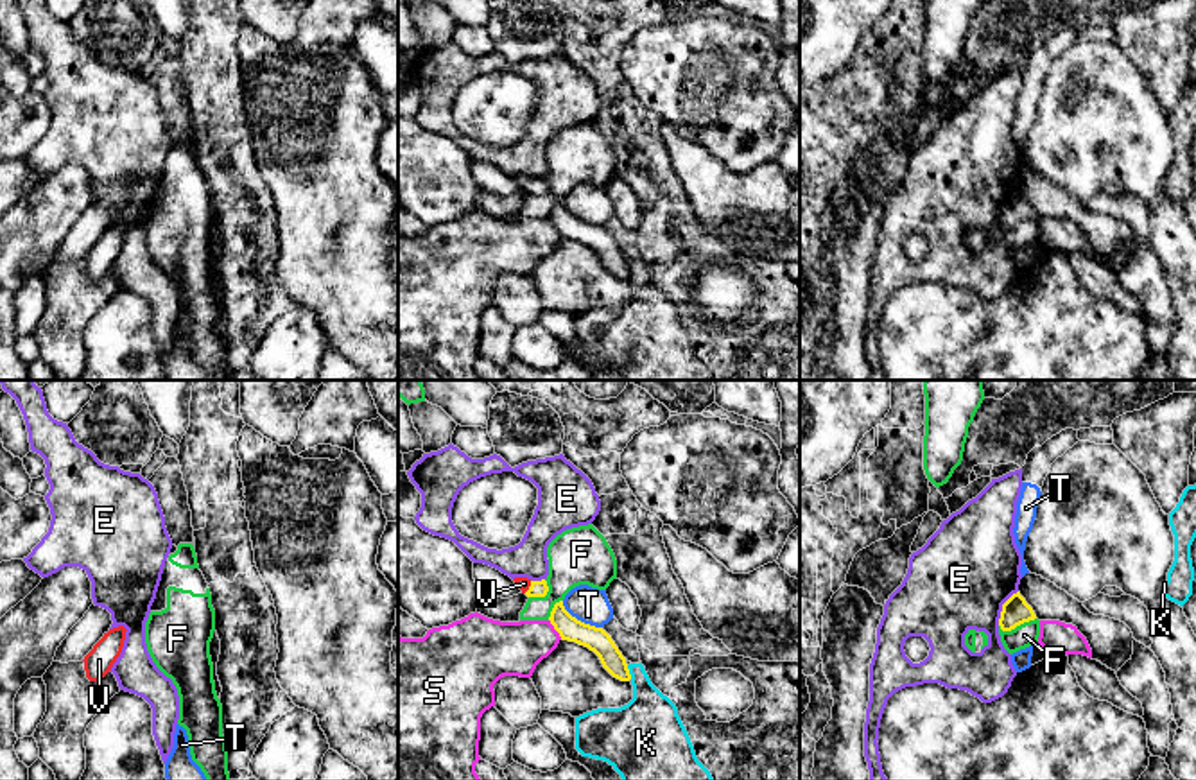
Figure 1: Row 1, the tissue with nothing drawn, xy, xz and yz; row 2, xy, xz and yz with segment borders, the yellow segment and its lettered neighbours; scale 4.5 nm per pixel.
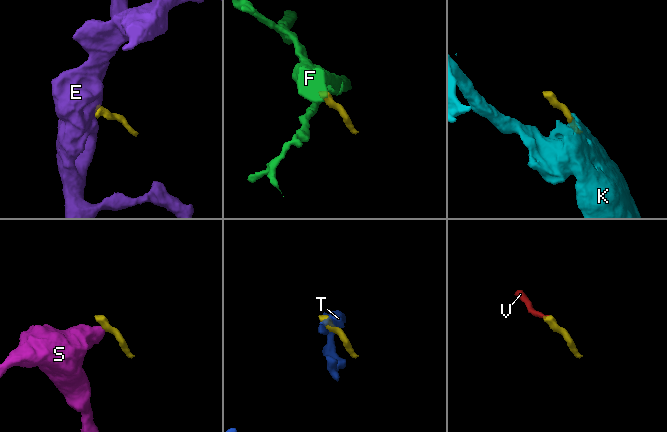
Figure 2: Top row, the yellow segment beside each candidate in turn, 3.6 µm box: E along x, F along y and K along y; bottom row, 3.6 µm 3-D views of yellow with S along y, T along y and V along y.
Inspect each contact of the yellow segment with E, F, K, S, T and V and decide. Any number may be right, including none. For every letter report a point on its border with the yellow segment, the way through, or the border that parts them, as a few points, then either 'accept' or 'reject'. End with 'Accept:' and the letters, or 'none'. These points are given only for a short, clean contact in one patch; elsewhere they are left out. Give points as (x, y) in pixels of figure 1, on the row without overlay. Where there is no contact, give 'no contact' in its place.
E: contact yz (1003, 207); border yz (1017, 189), (1003, 203), (997, 223); reject
F: contact yz (1017, 223); border yz (1035, 216), (1010, 228), (999, 226); reject
K: contact xz (628, 271); border xz (626, 264), (632, 277); reject
S: contact xz (554, 226); border xz (549, 217), (562, 237); reject
T: contact xz (580, 219); border xz (562, 199), (572, 214), (601, 226); reject
V: contact xz (529, 185); way xz (538, 187), (529, 185), (524, 182); accept
Accept: V

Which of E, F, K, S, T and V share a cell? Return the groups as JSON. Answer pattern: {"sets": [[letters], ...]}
{"sets": [["E"], ["F"], ["K"], ["S"], ["T"], ["V"]]}

